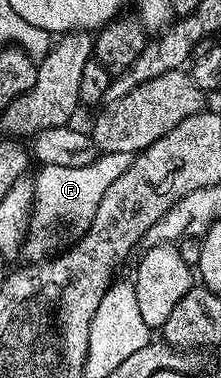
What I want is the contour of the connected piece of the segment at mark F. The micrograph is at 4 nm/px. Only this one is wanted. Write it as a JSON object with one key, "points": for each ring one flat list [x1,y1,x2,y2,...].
{"points":[[131,152,102,153,87,166,72,168,68,166,42,165,33,178,33,206,28,222,27,237,21,246,20,259,27,264,42,262,55,244,51,226,58,220,75,220,90,223,97,212,101,199,113,181,135,163]]}

